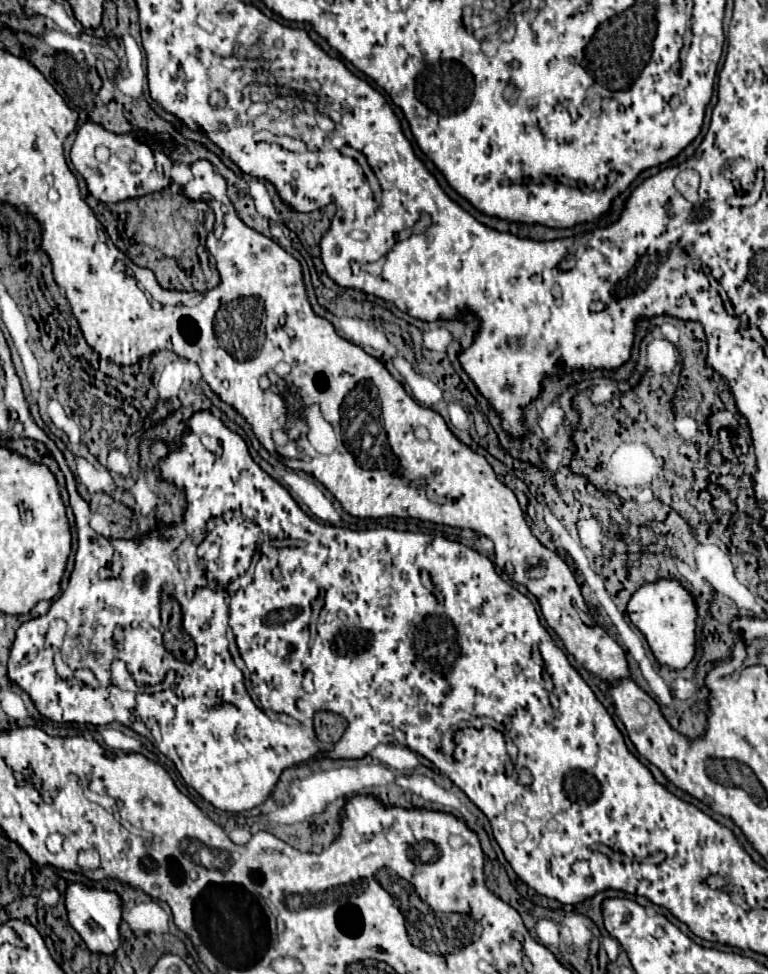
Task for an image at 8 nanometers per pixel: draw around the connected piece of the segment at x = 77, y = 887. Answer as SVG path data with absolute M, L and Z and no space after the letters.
M71 884L67 888L67 912L71 926L79 932L83 942L91 952L113 954L119 946L119 922L121 922L121 900L115 892L97 890L81 884Z

